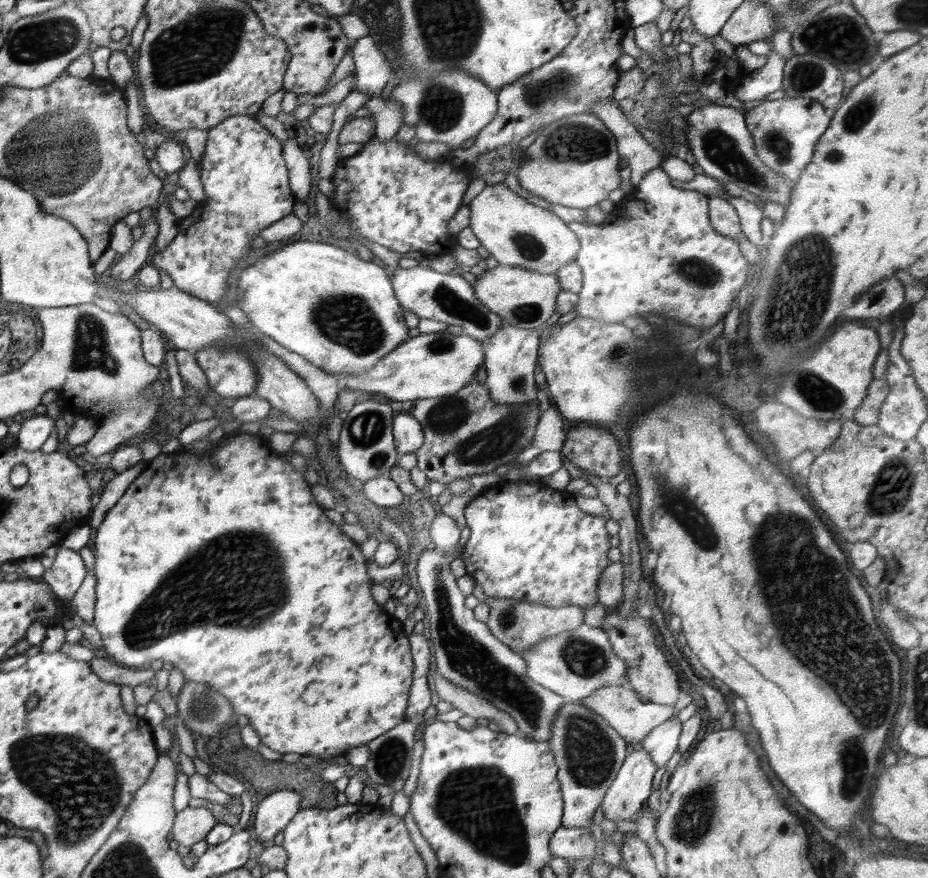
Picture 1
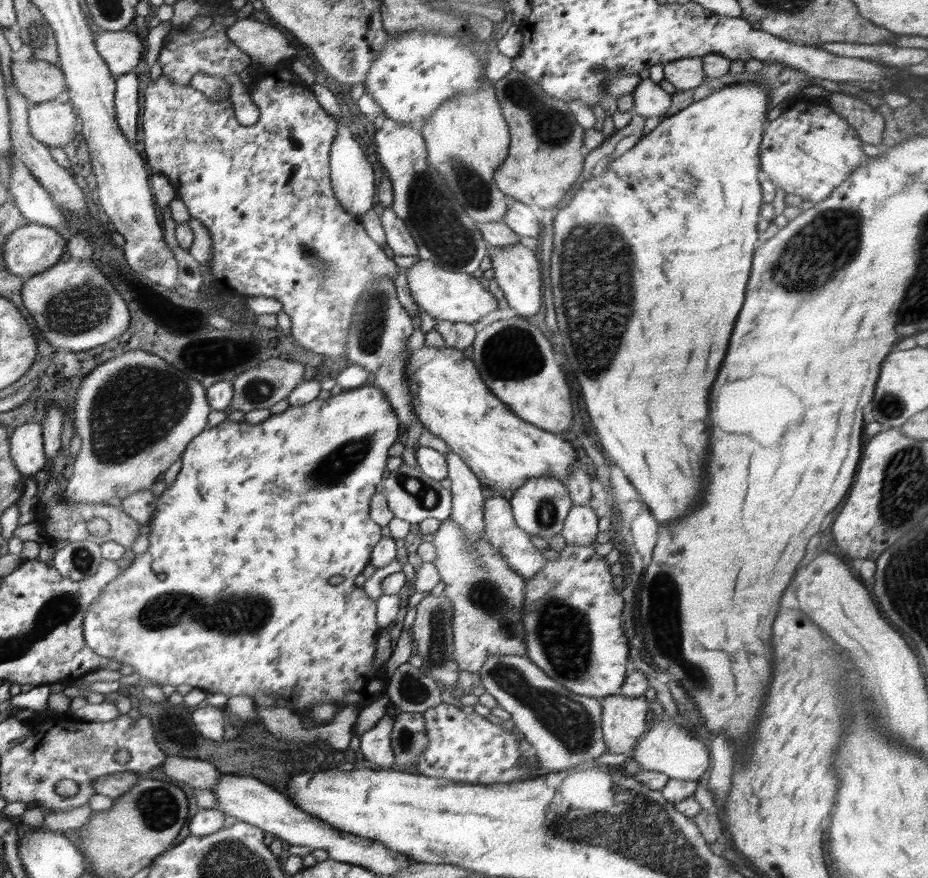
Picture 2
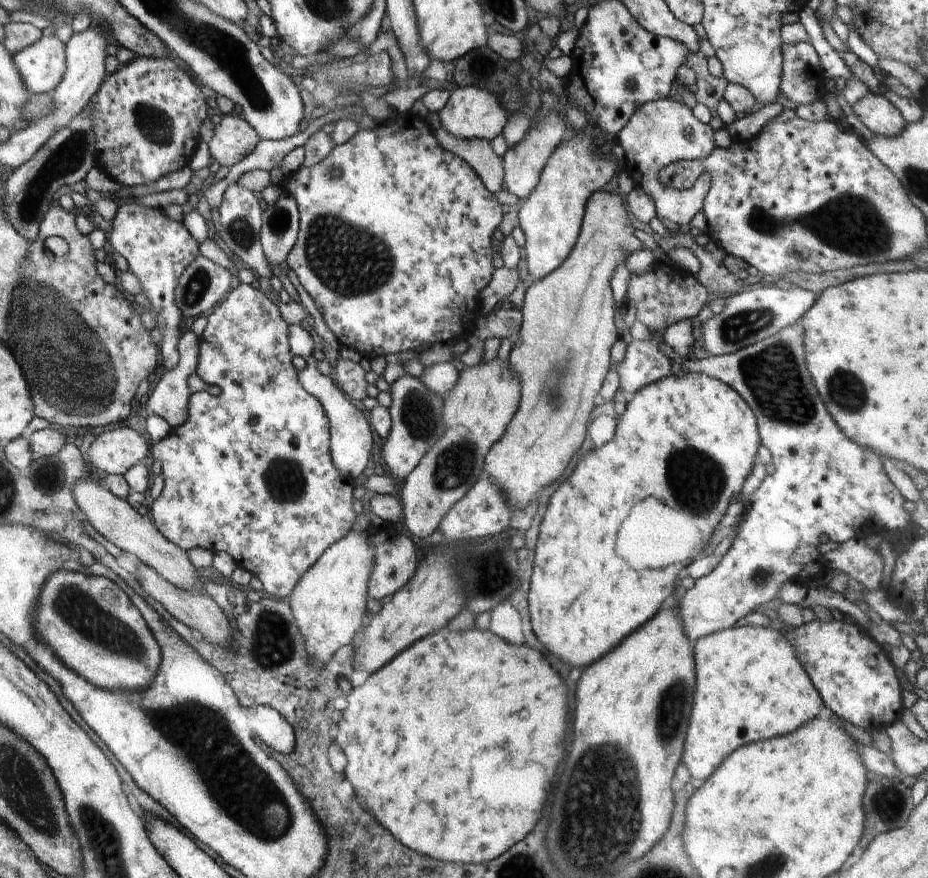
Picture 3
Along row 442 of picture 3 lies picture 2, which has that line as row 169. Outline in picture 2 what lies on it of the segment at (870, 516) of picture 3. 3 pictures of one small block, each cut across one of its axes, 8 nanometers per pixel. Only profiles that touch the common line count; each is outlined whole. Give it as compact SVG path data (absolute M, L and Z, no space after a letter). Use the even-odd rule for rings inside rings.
M800 99L766 125L759 146L760 168L763 177L786 194L796 194L804 201L818 204L869 159L862 150L862 143L849 122L828 105Z

